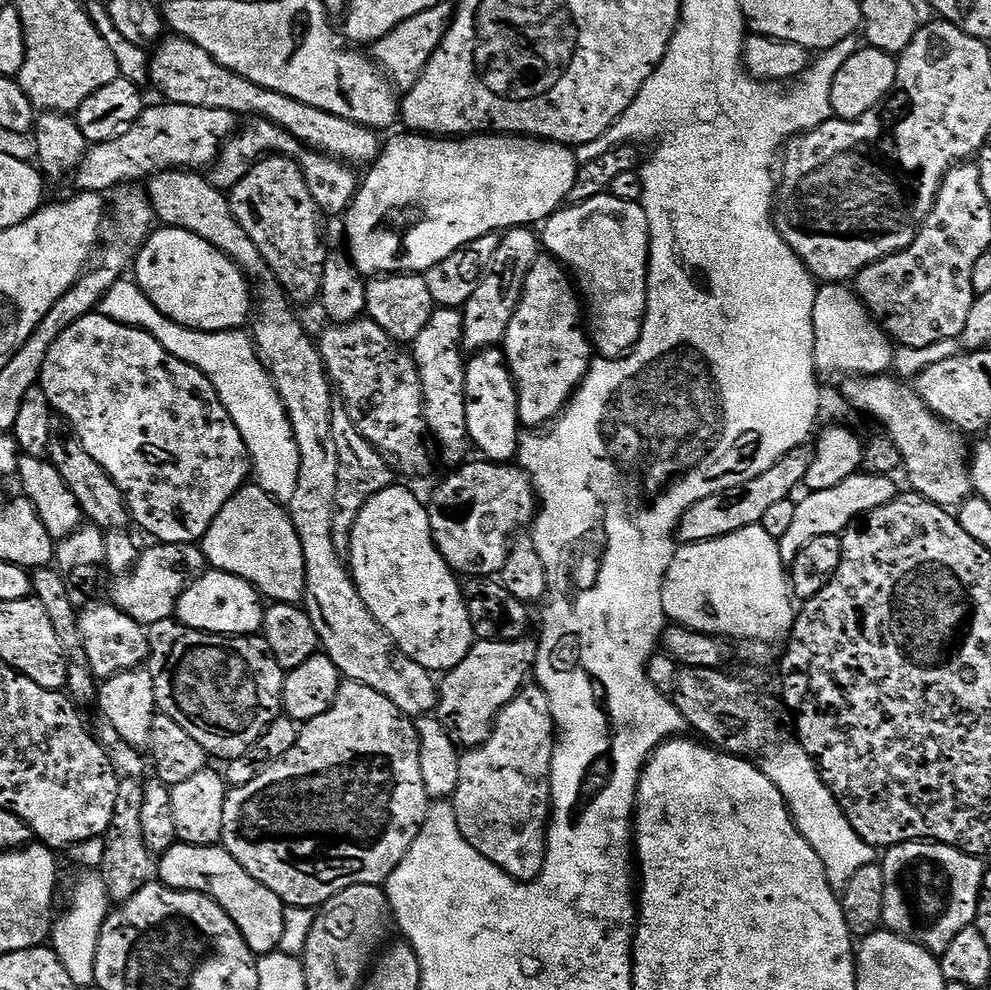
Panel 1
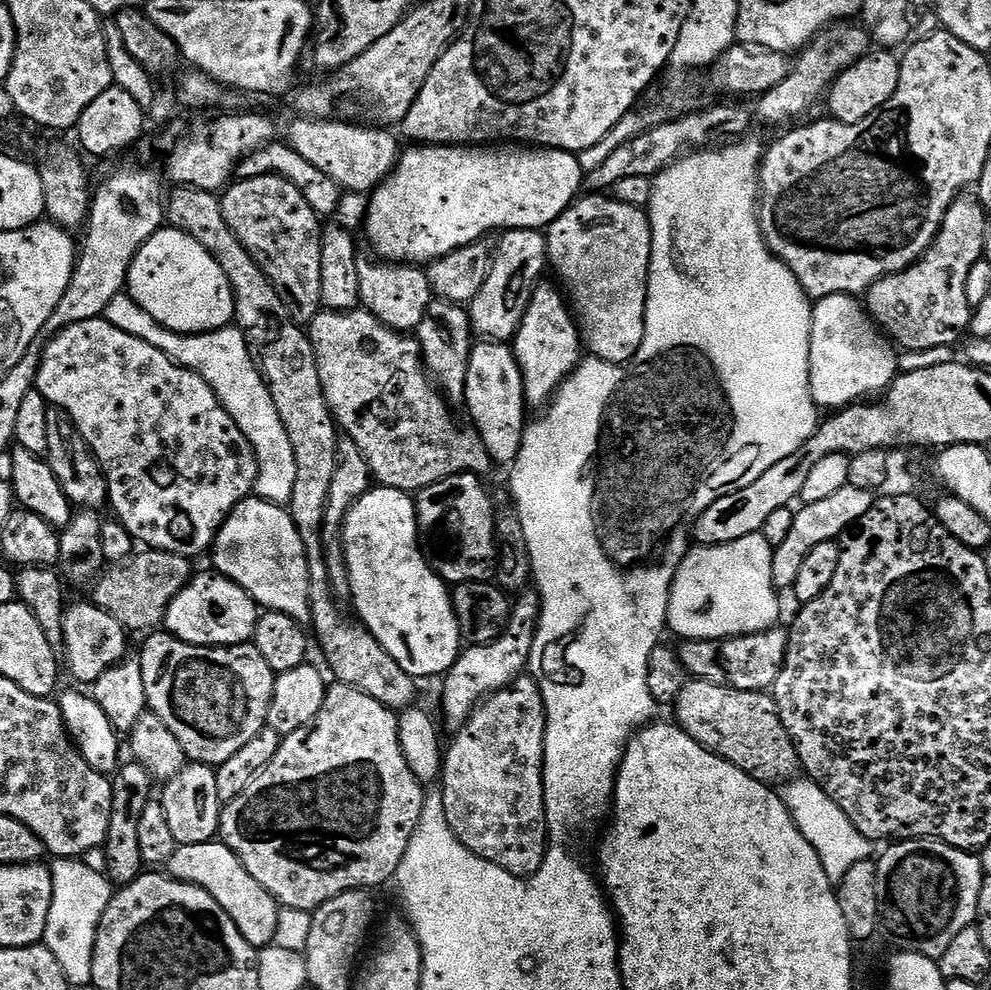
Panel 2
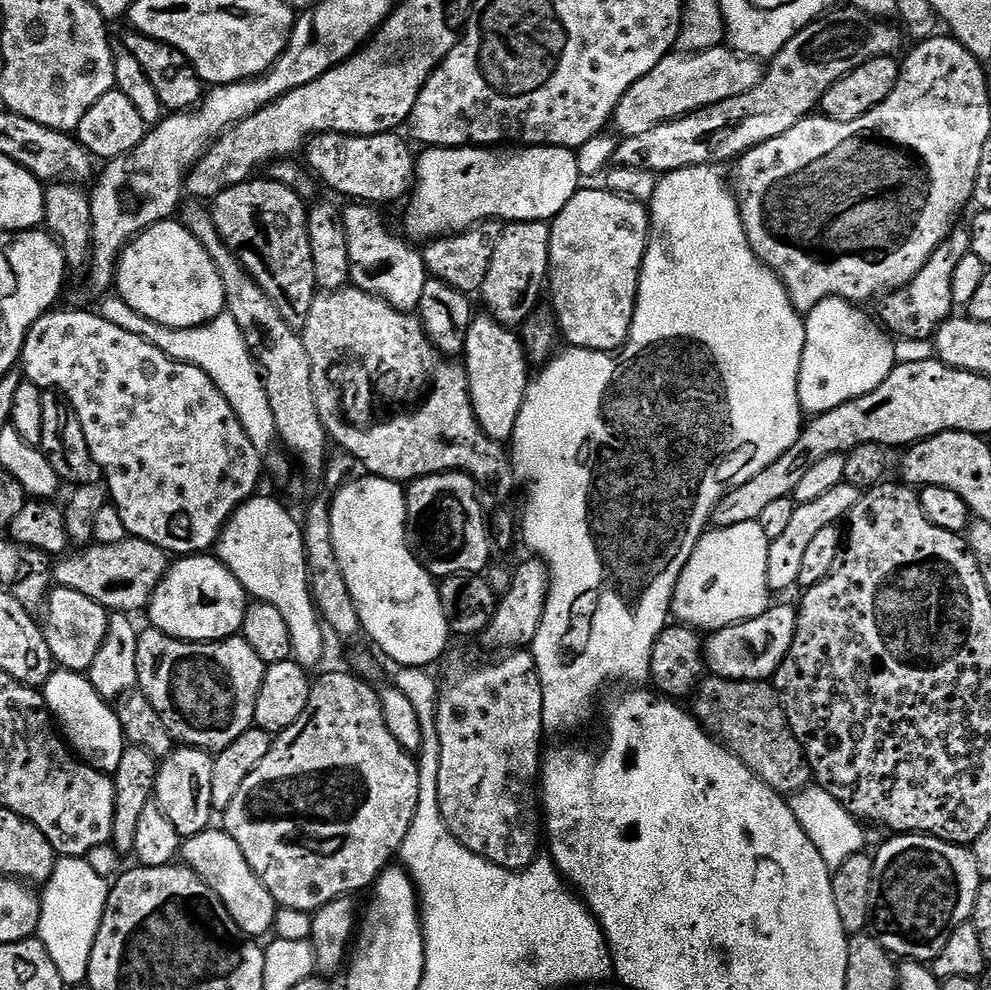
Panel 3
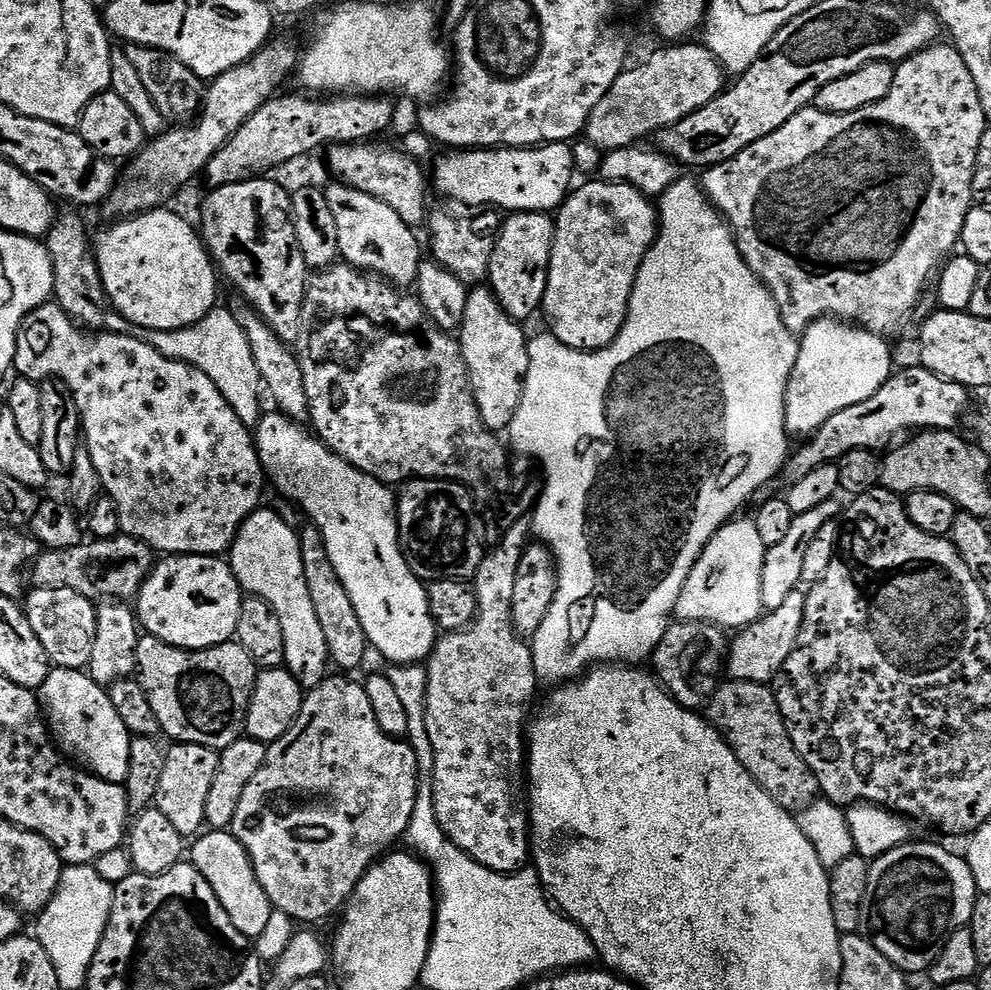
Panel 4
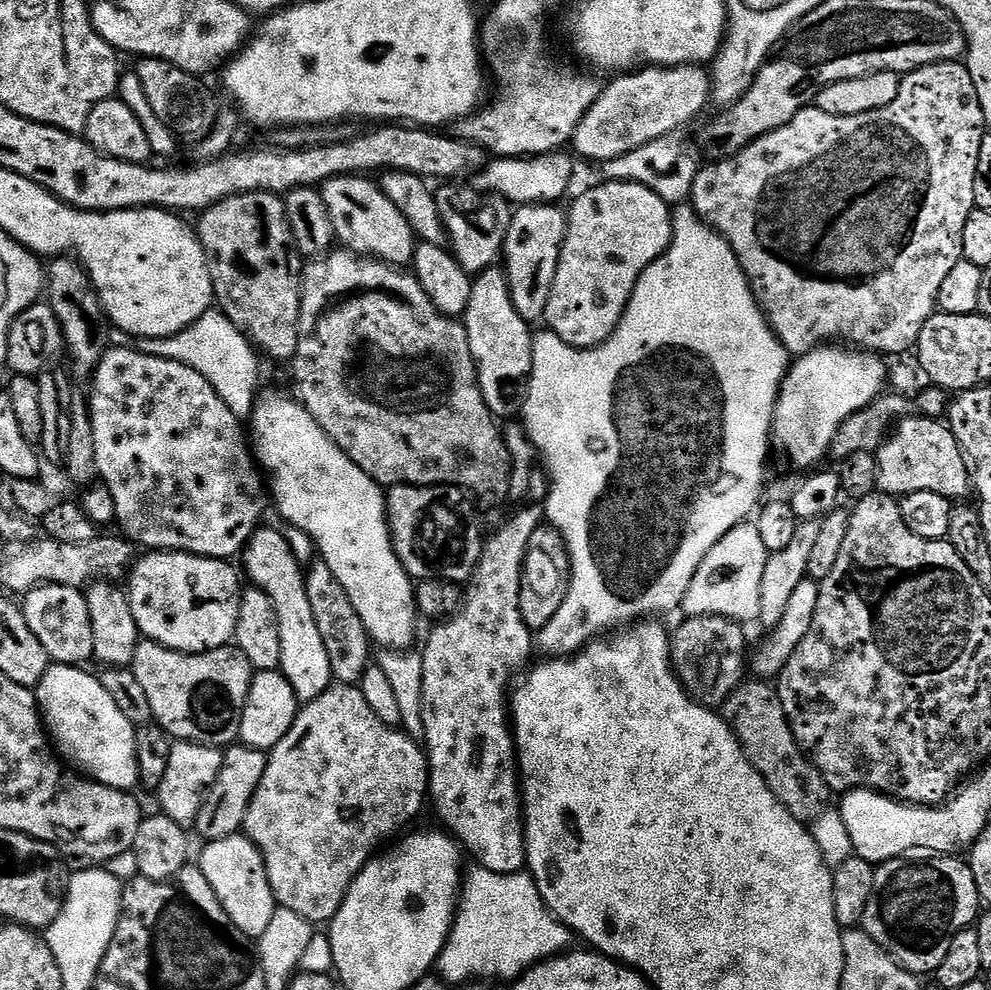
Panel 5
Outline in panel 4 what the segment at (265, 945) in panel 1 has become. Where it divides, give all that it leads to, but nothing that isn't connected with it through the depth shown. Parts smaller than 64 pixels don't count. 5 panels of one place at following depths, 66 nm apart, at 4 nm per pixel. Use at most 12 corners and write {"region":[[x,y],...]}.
{"region":[[228,830],[205,831],[190,862],[230,922],[260,936],[274,909],[248,851]]}

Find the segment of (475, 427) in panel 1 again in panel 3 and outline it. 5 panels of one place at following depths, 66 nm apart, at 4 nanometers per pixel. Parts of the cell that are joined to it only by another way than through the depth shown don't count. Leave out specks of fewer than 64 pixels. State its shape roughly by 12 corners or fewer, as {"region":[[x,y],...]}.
{"region":[[477,315],[462,363],[474,414],[511,441],[530,383],[521,337]]}

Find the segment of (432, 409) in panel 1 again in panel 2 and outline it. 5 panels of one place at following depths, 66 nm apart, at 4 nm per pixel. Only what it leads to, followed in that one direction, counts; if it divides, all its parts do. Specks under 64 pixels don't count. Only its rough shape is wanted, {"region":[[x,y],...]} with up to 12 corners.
{"region":[[432,299],[414,336],[428,375],[463,405],[467,307]]}

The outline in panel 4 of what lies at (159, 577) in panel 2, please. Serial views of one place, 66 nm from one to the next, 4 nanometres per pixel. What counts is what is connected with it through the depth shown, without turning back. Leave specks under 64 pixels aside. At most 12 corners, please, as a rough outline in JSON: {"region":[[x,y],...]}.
{"region":[[133,536],[41,551],[37,588],[128,602],[154,567]]}

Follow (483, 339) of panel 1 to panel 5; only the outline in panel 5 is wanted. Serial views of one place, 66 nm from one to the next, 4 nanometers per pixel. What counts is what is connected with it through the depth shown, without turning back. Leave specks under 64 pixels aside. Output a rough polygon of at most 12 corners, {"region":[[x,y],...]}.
{"region":[[565,209],[513,211],[502,253],[514,310],[544,319]]}

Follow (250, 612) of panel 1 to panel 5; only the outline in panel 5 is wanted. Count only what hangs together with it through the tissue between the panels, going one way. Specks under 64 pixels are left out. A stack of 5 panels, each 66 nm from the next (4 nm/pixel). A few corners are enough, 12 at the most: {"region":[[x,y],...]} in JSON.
{"region":[[152,550],[126,577],[141,637],[175,652],[231,645],[241,573]]}

